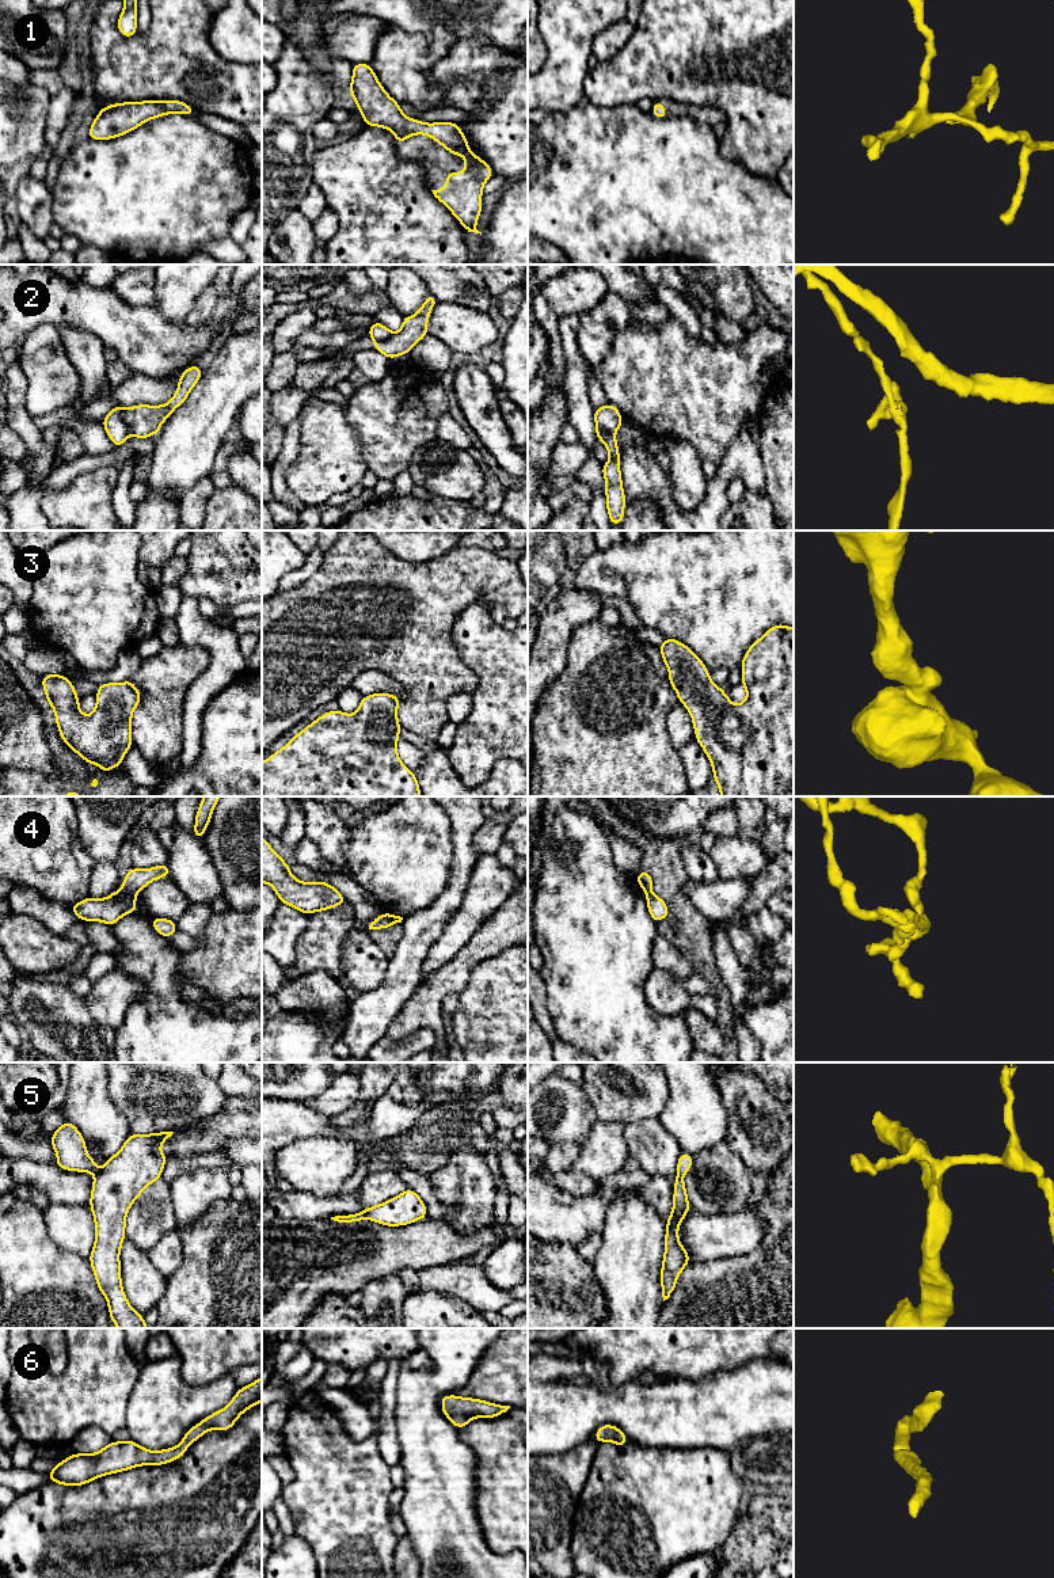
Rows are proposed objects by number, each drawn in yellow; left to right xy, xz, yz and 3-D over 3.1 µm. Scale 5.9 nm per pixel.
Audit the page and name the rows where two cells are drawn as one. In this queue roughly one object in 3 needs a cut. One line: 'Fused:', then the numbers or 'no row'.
Fused: 2, 4, 5

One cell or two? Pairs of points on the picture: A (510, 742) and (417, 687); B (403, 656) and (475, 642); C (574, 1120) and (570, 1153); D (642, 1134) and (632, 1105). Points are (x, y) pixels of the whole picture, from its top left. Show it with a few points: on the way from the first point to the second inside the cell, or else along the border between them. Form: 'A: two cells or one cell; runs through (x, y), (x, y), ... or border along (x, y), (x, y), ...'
A: two cells; border along (476, 687), (472, 692), (472, 710), (457, 726)
B: two cells; border along (459, 615), (453, 626), (453, 645), (474, 672)
C: two cells; border along (551, 1144), (575, 1143), (581, 1147)
D: two cells; border along (657, 1117), (626, 1124)

